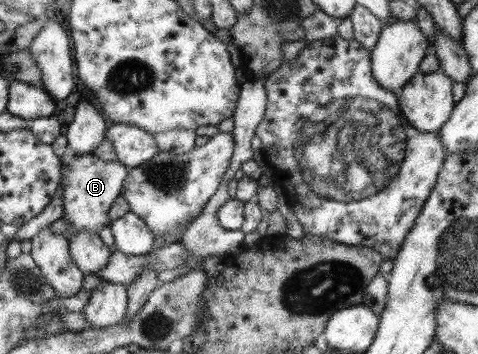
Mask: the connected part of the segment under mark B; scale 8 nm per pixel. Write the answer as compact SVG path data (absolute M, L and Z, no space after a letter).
M66 150L60 159L60 170L62 178L62 216L60 219L66 221L64 237L68 238L70 233L78 231L92 231L98 234L99 230L110 224L108 211L114 199L120 194L122 183L127 175L128 169L117 160L104 161L93 153L86 155L72 155Z

